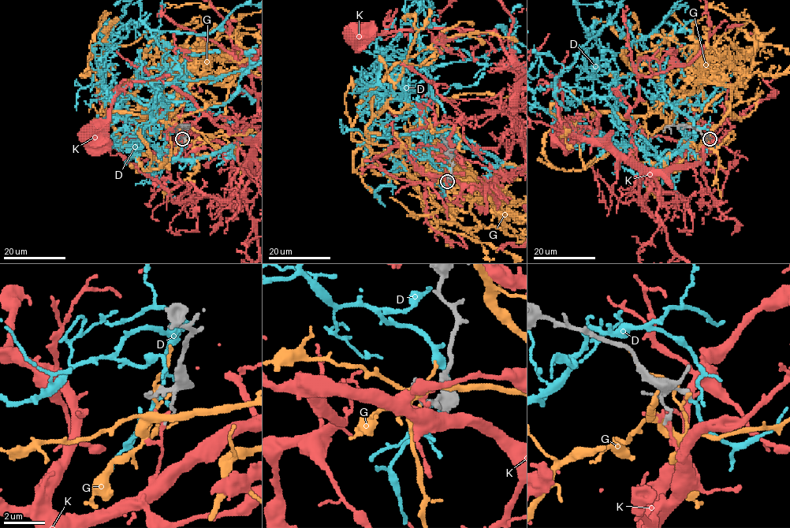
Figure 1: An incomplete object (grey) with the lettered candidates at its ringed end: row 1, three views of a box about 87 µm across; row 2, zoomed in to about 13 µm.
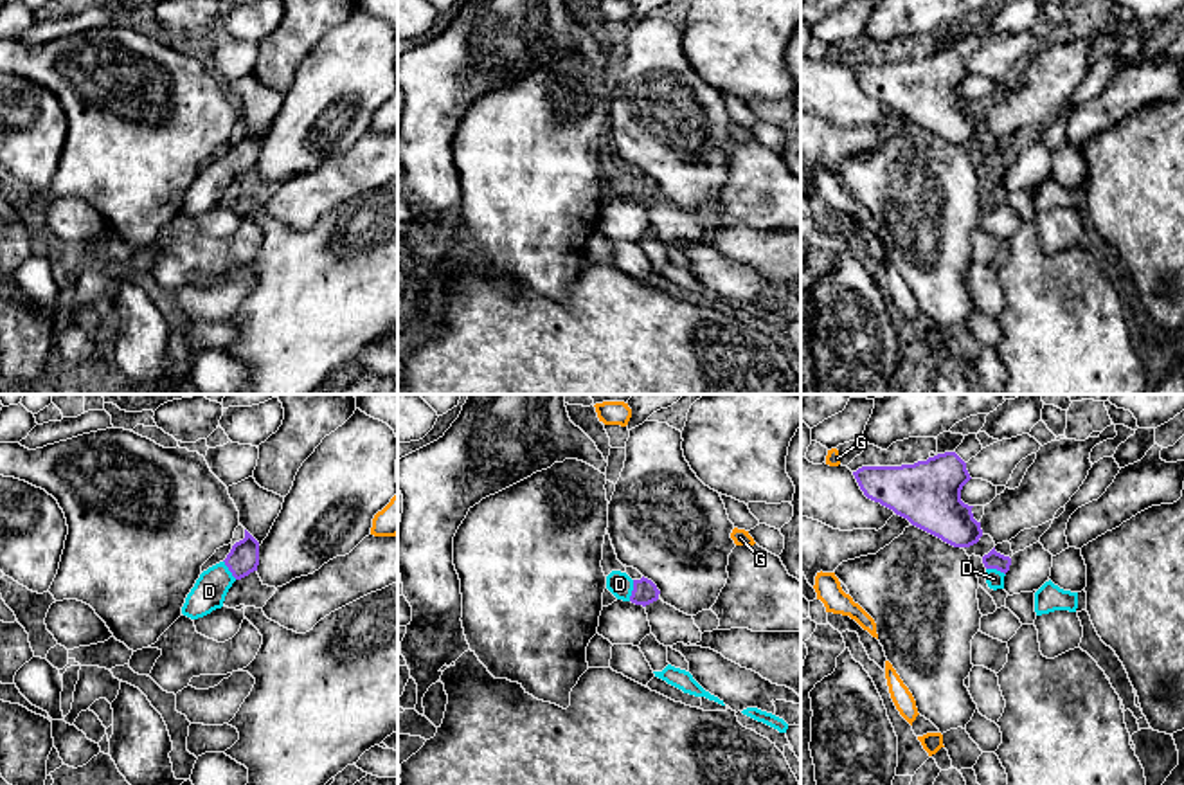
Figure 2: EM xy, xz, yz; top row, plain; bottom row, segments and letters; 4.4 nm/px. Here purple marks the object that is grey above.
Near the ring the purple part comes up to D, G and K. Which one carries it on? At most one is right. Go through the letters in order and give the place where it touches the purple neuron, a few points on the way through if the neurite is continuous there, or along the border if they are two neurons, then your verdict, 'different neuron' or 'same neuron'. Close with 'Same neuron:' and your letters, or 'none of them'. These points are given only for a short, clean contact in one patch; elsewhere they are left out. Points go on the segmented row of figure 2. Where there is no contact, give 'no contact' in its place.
D: meets purple in xz at (632, 591); runs through xz (645, 591), (632, 591), (619, 584); same neuron
G: no contact; different neuron
K: no contact; different neuron
Same neuron: D

